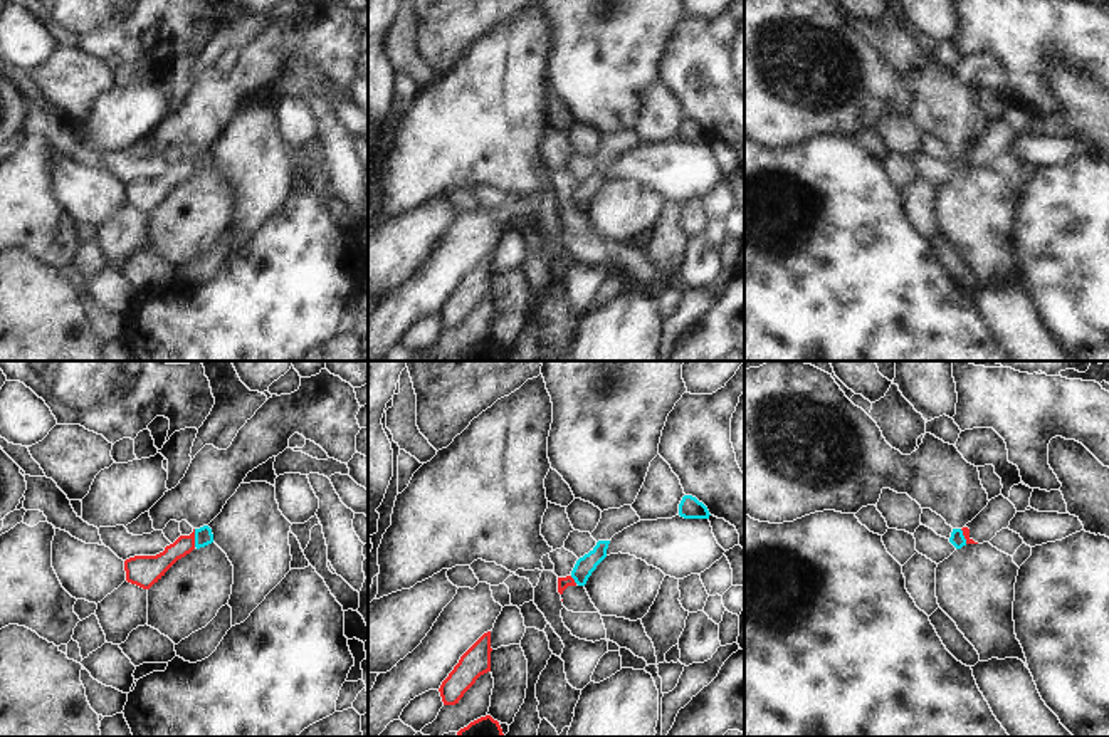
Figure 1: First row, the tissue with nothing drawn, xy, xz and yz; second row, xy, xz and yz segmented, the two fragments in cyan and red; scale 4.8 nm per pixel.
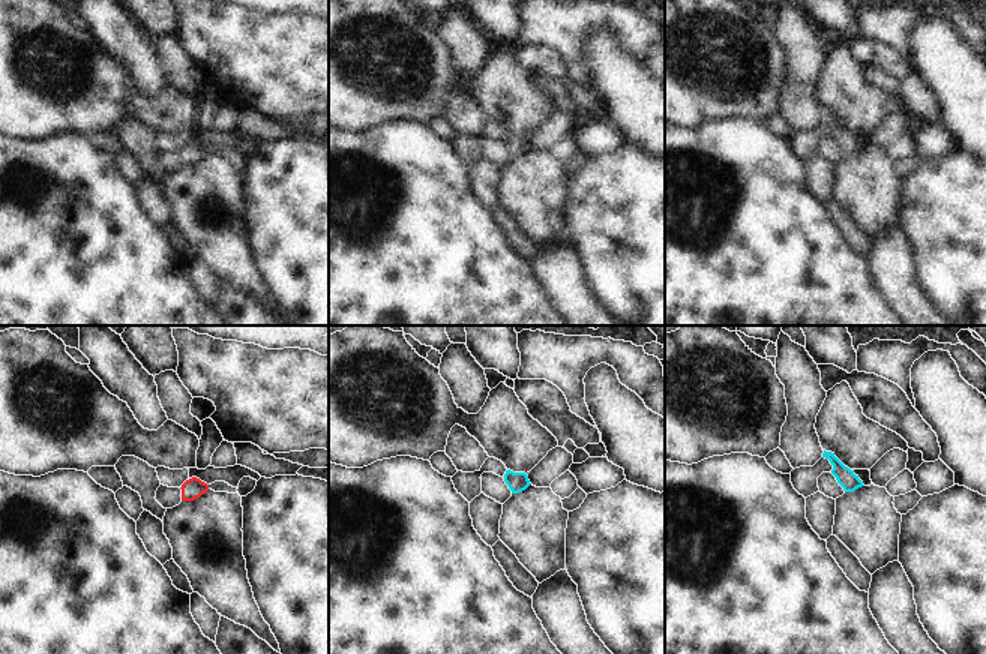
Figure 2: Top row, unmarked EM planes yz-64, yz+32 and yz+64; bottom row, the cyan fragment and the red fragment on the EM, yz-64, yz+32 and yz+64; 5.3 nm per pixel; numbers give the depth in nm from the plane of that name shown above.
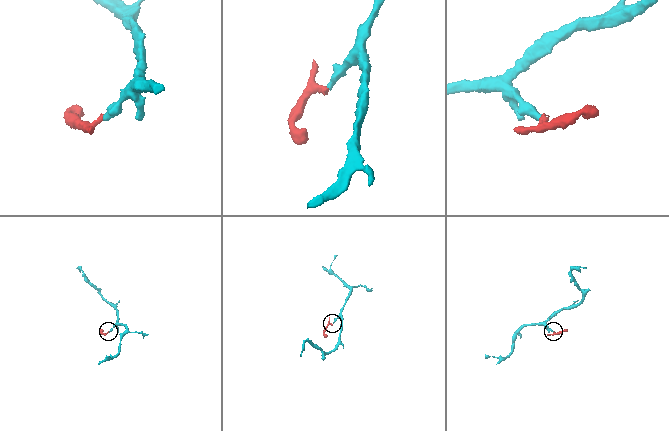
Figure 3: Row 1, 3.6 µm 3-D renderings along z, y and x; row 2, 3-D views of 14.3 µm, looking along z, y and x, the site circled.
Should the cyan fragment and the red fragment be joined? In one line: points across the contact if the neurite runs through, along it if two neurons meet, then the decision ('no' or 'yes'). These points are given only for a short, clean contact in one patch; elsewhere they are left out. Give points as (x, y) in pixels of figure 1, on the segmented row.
border xy (194, 529), (195, 546); no

